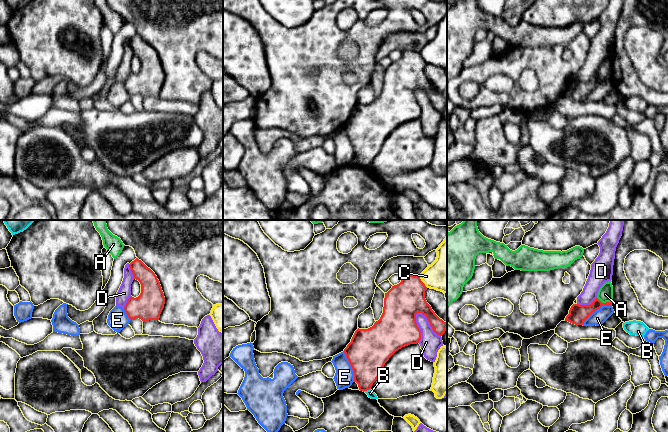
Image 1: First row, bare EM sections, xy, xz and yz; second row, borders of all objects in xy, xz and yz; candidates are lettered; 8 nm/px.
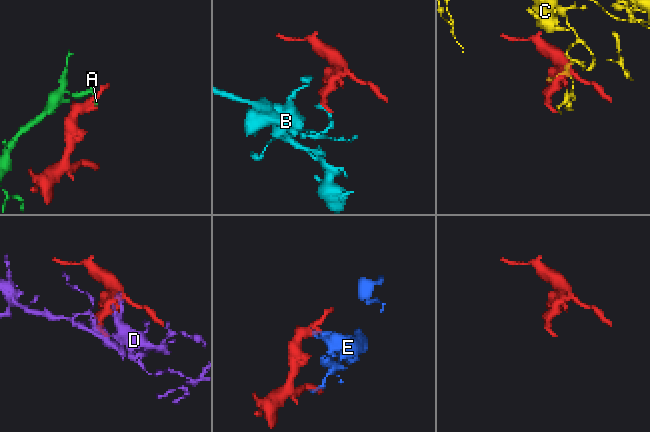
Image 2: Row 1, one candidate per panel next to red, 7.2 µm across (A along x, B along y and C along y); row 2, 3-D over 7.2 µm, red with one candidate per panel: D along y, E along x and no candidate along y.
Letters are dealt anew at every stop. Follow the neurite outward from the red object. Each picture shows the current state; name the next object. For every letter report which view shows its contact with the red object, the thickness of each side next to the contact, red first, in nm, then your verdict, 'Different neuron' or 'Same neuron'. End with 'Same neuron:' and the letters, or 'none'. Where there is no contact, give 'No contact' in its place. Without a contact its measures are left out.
A: Touches red in yz. Thickness 150 nm (red) against 130 nm. Different neuron
B: Touches red in xz. Thickness 280 nm (red) against 60 nm. Different neuron
C: Touches red in xz. Thickness 300 nm (red) against 280 nm. Different neuron
D: Touches red in xz. Thickness 300 nm (red) against 170 nm. Different neuron
E: Touches red in yz. Thickness 150 nm (red) against 120 nm. Different neuron
Same neuron: none

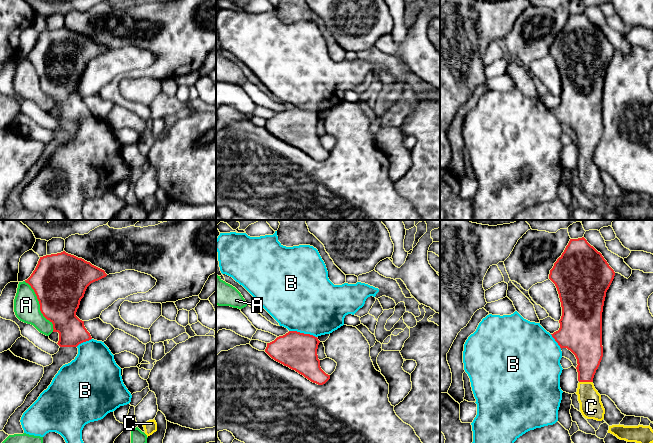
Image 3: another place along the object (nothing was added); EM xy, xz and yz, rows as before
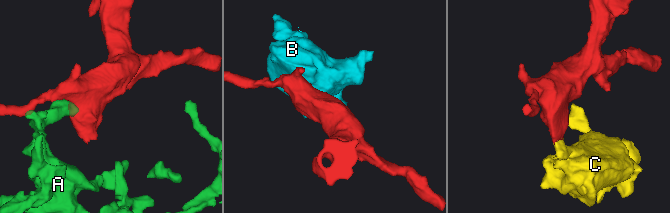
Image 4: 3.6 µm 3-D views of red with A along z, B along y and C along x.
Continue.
A: Touches red in xy. Thickness 420 nm (red) against 200 nm. Different neuron
B: Touches red in xz. Thickness 300 nm (red) against 500 nm. Different neuron
C: Touches red in yz. Thickness 240 nm (red) against 190 nm. Same neuron
Same neuron: C

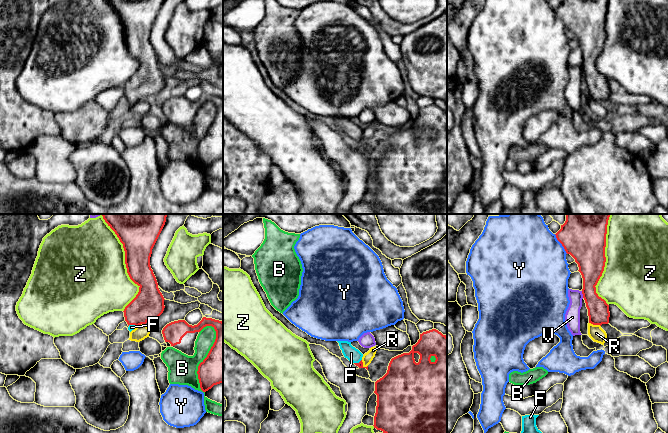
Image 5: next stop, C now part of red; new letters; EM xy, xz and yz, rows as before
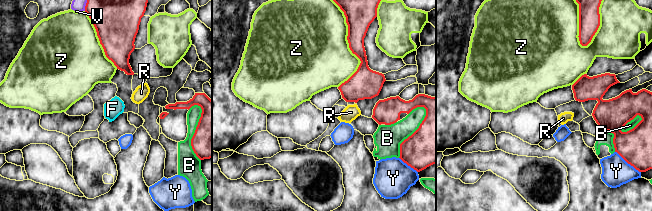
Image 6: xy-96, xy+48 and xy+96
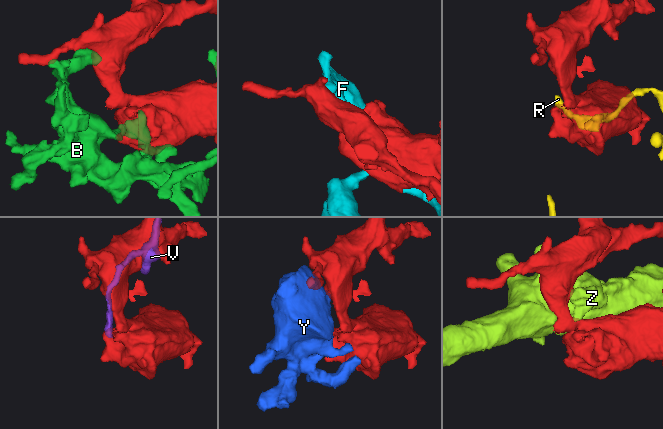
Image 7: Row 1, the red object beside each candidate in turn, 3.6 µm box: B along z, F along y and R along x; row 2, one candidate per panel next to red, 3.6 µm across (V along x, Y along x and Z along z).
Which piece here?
B: Touches red in xy. Thickness 280 nm (red) against 220 nm. Different neuron
F: Touches red in xz. Thickness 50 nm (red) against 110 nm. Same neuron
R: Touches red in yz. Thickness 180 nm (red) against 120 nm. Different neuron
V: Touches red in yz. Thickness 220 nm (red) against 130 nm. Different neuron
Y: Touches red in yz. Thickness 320 nm (red) against 480 nm. Different neuron
Z: Touches red in xy. Thickness 260 nm (red) against 500 nm. Different neuron
Same neuron: F

